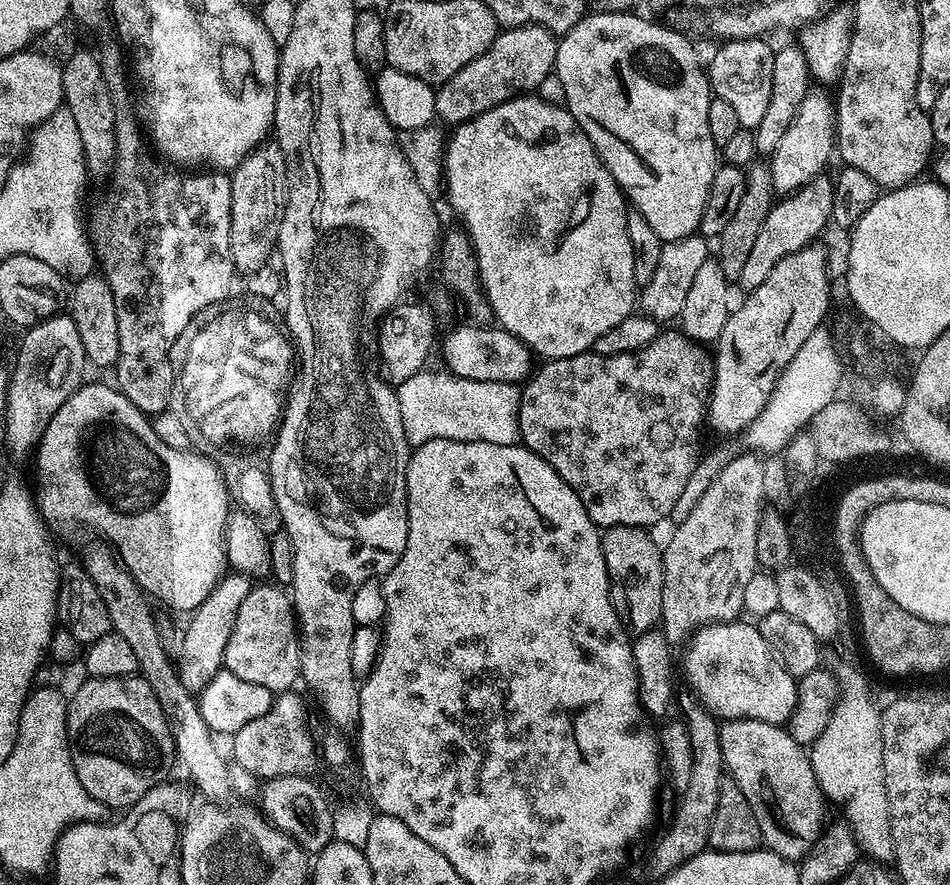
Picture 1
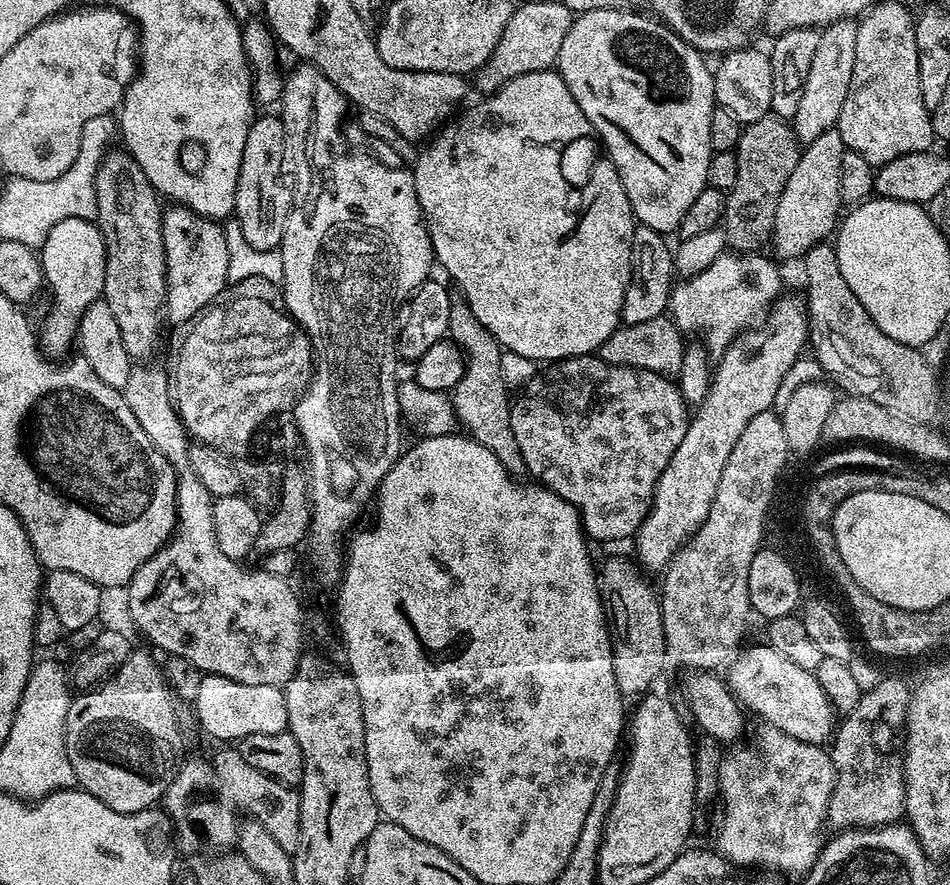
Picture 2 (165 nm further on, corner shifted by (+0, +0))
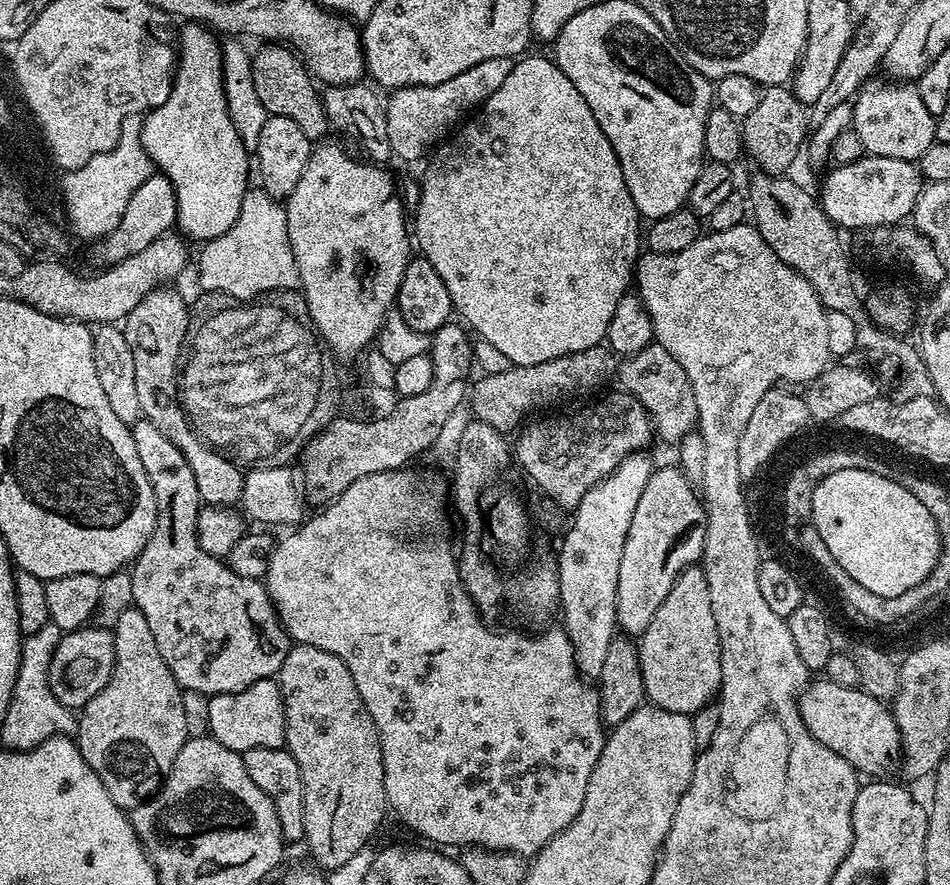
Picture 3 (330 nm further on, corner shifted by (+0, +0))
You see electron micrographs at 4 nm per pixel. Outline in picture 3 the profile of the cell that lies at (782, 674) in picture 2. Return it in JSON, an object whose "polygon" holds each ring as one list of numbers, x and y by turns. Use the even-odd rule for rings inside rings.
{"polygon":[[820,678,820,681,809,683,808,687,800,693,800,718,814,734,822,746,834,750,850,766,855,768,857,773,868,778,880,778,892,767,897,767,901,759,900,731,896,720,892,716,891,707,878,697,872,697,864,692,863,688,847,688,830,682,827,678]]}

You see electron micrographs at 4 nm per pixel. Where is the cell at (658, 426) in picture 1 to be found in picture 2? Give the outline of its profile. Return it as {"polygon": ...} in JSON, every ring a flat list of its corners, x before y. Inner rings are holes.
{"polygon":[[596,354,572,356,545,368,545,372,537,371,523,385,521,396,511,401,509,425,525,459,527,475,573,504,585,533,593,541,635,537,652,508,652,495,662,470,666,470,674,450,686,438,690,405,680,393,679,383,650,369,608,364]]}

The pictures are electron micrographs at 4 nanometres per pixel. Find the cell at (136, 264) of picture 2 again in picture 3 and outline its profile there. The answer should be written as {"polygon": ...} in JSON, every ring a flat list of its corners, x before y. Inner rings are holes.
{"polygon":[[172,286,155,288,122,321,128,328,128,339,136,355,134,375,141,406,140,415,143,419,154,422,158,430,162,430,162,434,166,434,166,438,170,438,170,442,174,442,178,450,182,450,186,462,190,462,190,470,194,470,194,482,198,482,198,494,204,504,236,506,242,500,245,473,235,461,228,460,223,452,215,452,214,449,197,444,191,433,191,424,184,423,180,408,176,405,175,385,178,381,172,381,172,376,182,370,180,347,183,344,185,347,190,336,190,304,174,289]]}

